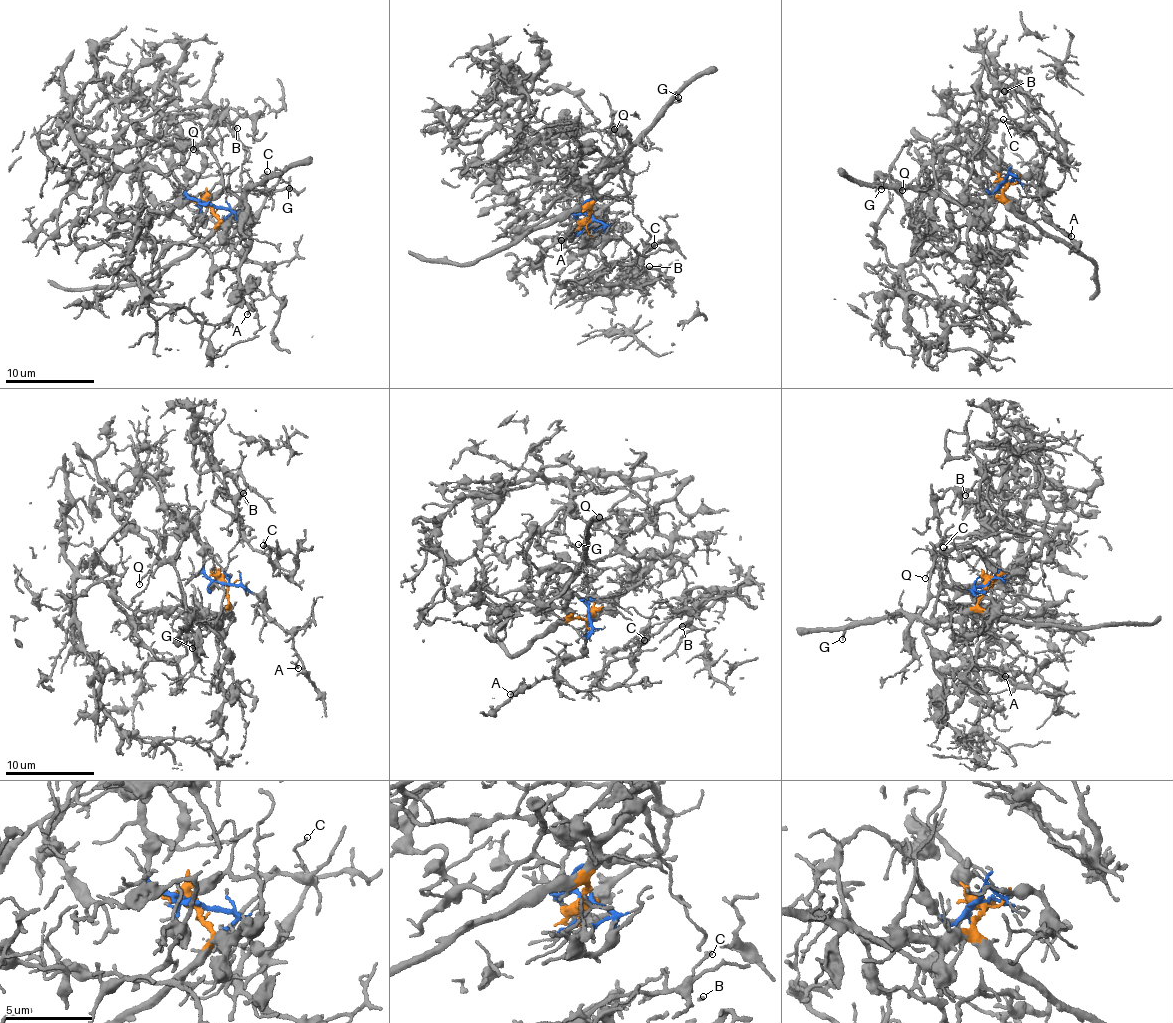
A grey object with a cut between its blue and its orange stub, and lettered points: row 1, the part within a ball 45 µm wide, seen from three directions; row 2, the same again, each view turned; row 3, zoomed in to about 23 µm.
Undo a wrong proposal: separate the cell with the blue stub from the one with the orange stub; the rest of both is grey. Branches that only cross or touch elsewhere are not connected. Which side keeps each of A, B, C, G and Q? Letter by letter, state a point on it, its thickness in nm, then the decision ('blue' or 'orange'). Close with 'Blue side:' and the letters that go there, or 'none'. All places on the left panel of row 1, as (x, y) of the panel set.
A: at (247, 314); 150 nm thick; blue
B: at (237, 128); 170 nm thick; blue
C: at (267, 171); 150 nm thick; blue
G: at (289, 188); 100 nm thick; orange
Q: at (193, 149); 120 nm thick; orange
Blue side: A, B, C

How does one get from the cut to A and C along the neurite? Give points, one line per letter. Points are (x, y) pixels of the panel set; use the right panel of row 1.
A: (1003, 182), (1014, 175), (1039, 183), (1037, 196), (1041, 197), (1044, 210), (1054, 226), (1071, 235)
C: (1003, 182), (971, 169), (974, 90), (1003, 88), (998, 104), (999, 76), (1066, 164), (1002, 119)

